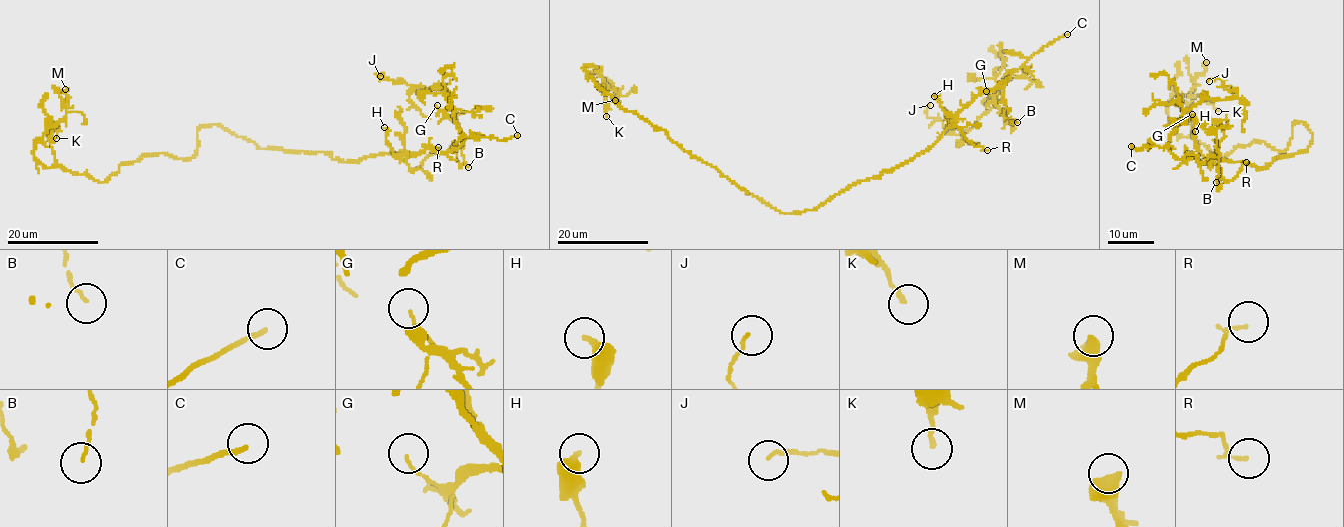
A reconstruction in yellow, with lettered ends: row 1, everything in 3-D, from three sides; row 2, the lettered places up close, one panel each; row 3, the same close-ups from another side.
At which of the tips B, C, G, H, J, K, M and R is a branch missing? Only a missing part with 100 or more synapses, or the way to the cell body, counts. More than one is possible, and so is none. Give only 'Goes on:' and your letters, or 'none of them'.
Goes on: C

